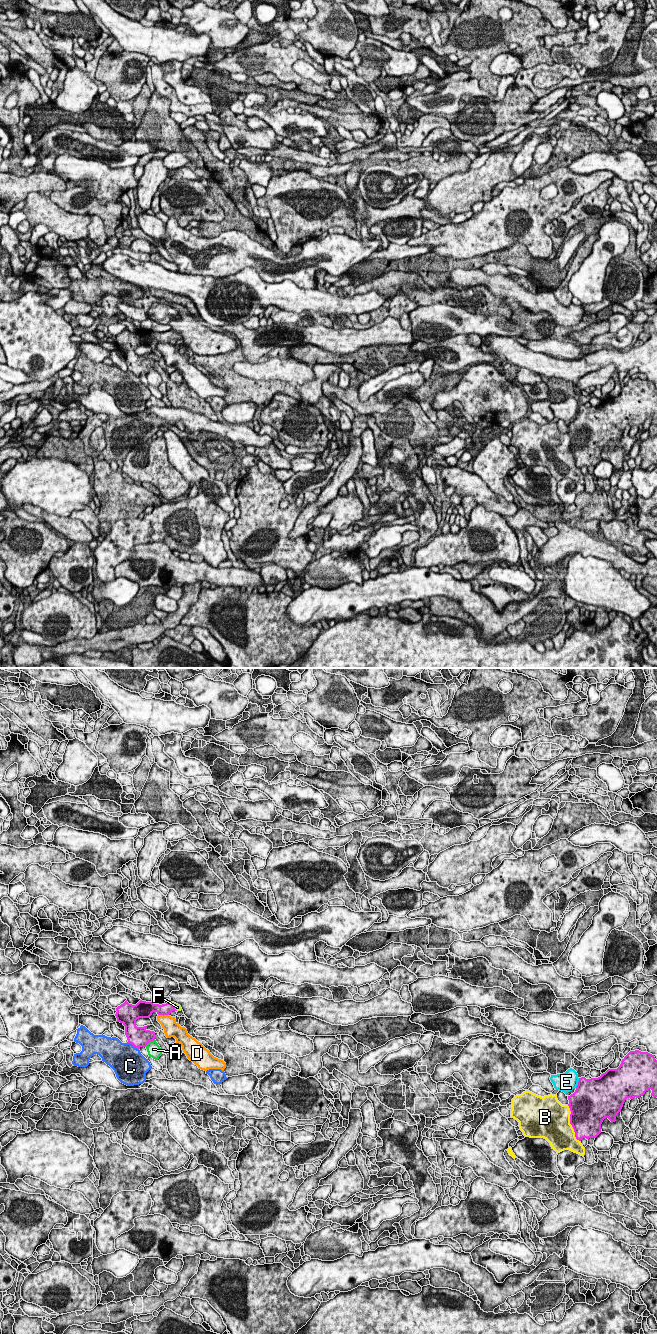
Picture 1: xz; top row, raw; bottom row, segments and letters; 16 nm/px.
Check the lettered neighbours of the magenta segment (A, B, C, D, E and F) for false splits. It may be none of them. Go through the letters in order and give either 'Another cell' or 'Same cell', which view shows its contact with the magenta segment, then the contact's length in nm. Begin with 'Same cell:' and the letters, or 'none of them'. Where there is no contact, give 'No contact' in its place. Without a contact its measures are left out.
Same cell: F
A: Another cell. Touches magenta in xz. Shared border 200 nm
B: Another cell. Touches magenta in xz. Shared border 600 nm
C: Another cell. Touches magenta in xz. Shared border 220 nm
D: Another cell. Touches magenta in xz. Shared border 190 nm
E: Another cell. Touches magenta in xz. Shared border 170 nm
F: Same cell. Touches magenta in xz. Shared border 190 nm

